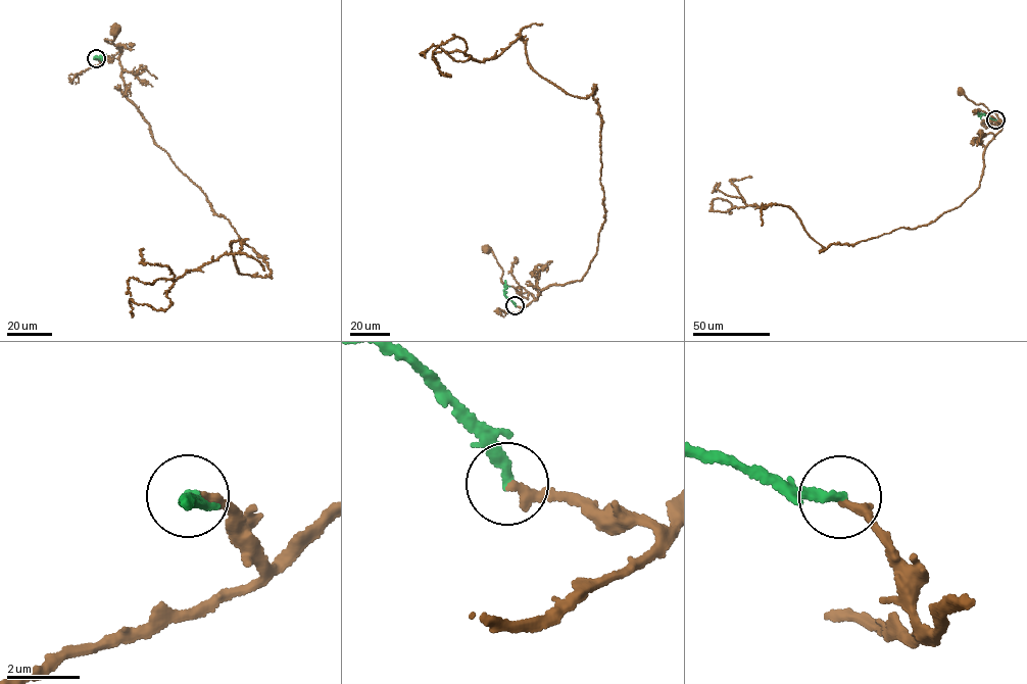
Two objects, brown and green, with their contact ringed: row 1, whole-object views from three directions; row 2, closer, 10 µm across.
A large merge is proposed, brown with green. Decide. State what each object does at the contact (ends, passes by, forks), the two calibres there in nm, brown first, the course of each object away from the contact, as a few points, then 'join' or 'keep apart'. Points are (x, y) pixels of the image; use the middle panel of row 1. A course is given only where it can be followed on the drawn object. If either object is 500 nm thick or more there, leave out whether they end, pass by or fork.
brown ends; green ends; calibres 280 and 260 nm; course brown (516, 305), (525, 307), (534, 299), (529, 293), (520, 293), (501, 281), (501, 266), (493, 252), (486, 249); course green (516, 305), (504, 294), (504, 280); keep apart

